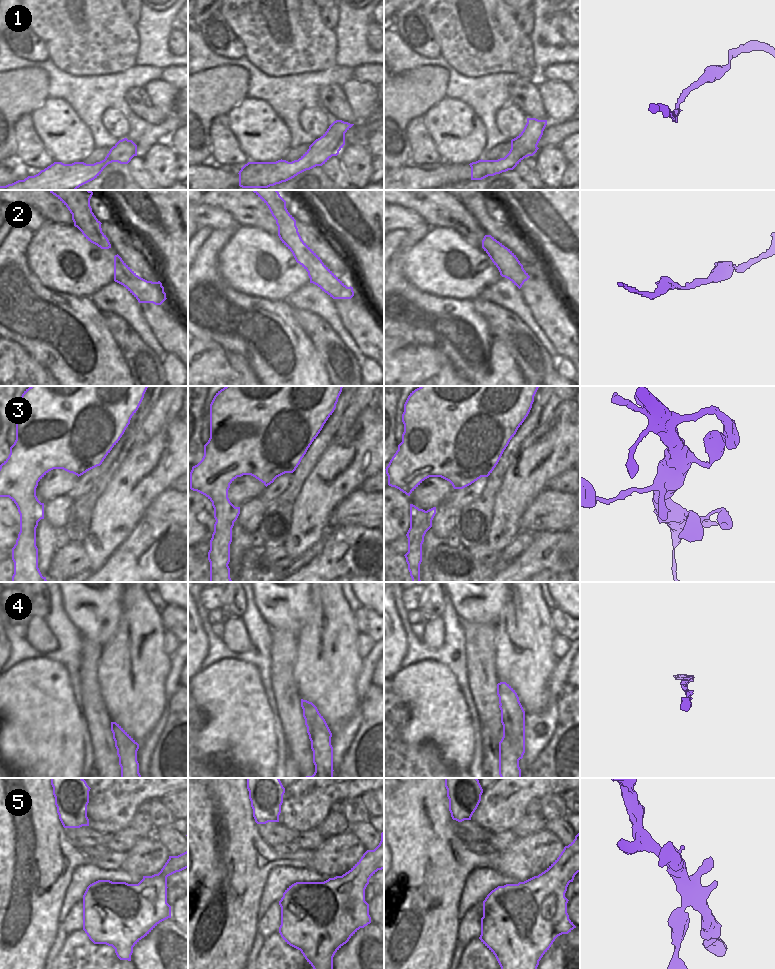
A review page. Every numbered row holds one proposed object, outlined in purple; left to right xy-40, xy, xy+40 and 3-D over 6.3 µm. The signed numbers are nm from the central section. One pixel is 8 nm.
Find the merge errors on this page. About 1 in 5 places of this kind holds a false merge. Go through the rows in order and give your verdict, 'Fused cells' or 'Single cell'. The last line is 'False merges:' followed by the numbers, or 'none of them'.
1: Single cell
2: Single cell
3: Single cell
4: Single cell
5: Single cell
False merges: none of them.

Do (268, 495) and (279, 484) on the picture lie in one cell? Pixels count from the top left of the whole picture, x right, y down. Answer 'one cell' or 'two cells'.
one cell

